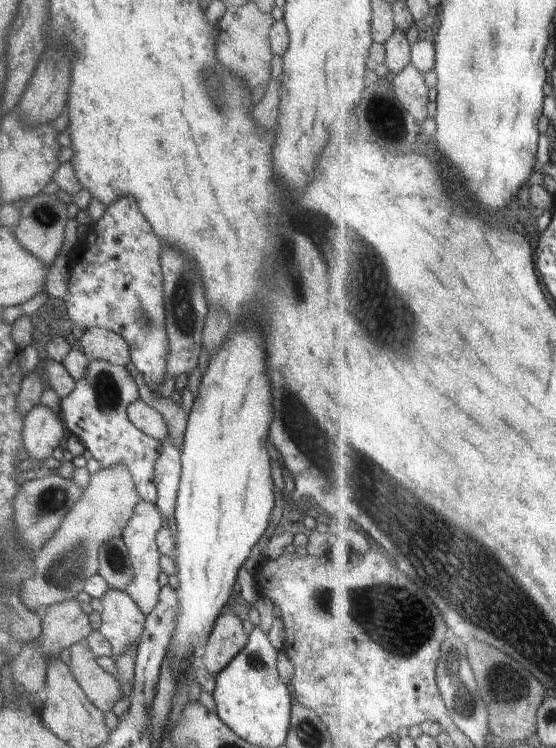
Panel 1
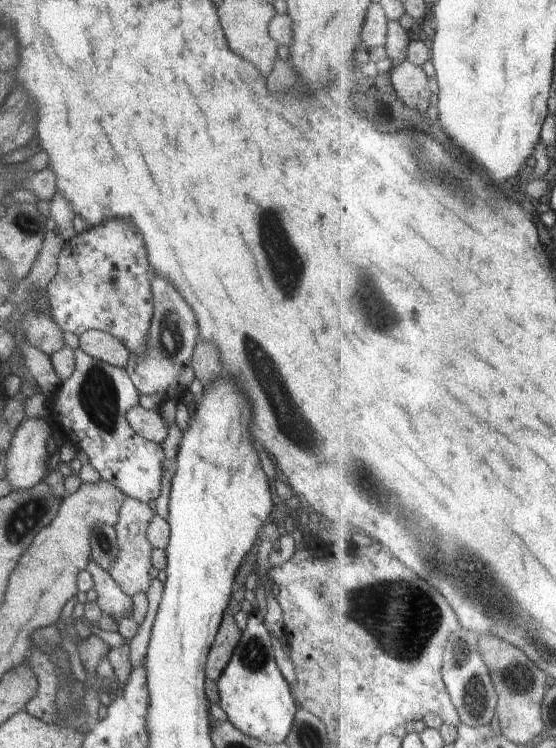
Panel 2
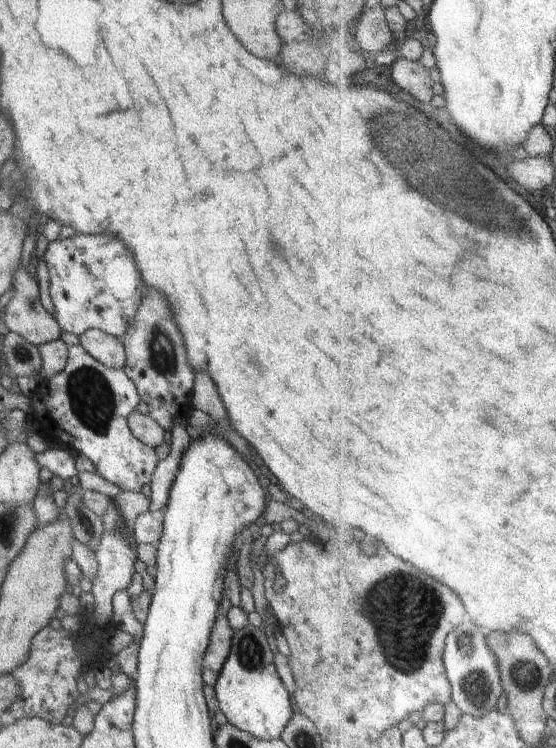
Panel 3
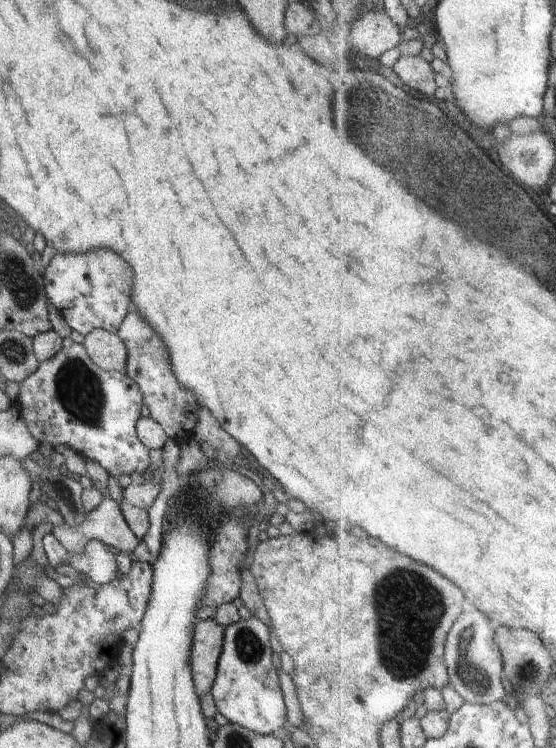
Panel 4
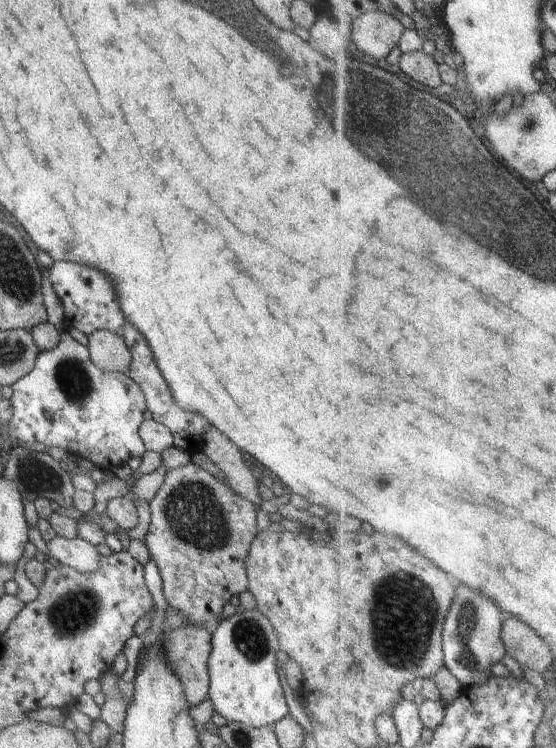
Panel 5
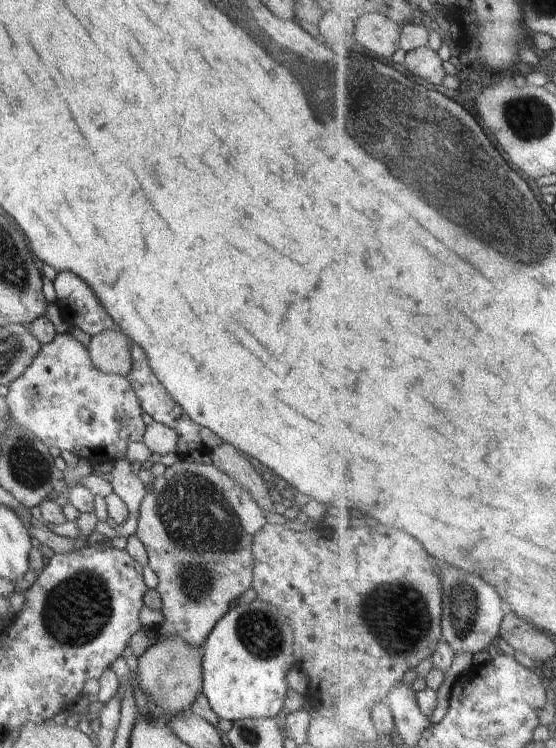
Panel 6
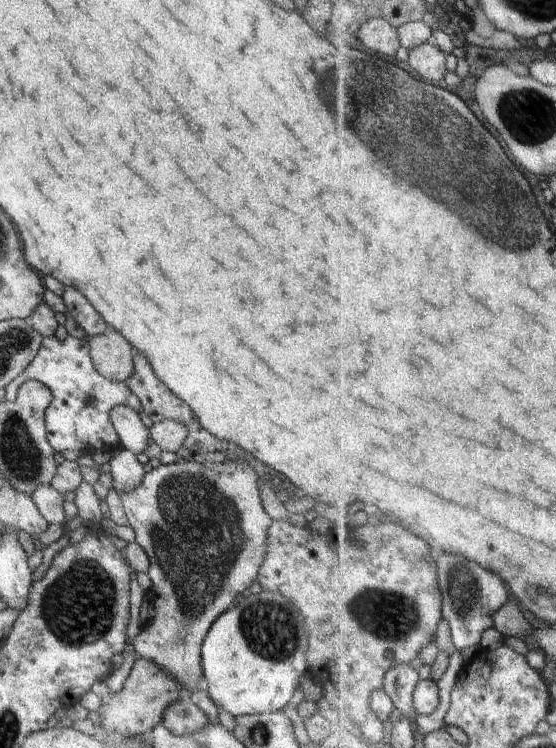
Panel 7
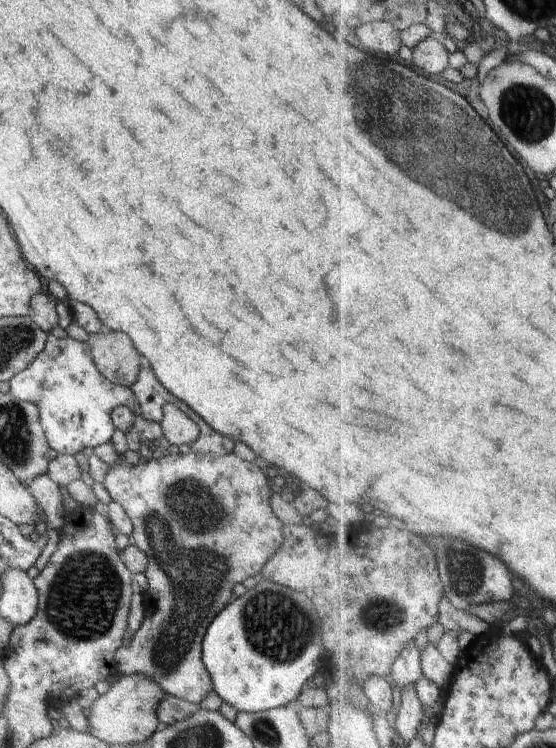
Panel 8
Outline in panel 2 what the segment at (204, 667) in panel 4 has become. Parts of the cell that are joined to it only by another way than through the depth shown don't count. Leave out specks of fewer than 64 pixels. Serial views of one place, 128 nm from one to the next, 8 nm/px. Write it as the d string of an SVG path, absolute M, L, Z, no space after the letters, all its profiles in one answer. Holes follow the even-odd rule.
M224 613L205 664L205 676L210 680L216 682L218 677L223 674L242 633L234 621L233 615Z

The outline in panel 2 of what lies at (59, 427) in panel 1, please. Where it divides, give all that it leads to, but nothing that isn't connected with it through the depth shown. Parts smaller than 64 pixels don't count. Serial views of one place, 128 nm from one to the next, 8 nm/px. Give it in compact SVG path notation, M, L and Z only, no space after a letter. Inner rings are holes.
M26 417L14 431L5 461L8 482L13 489L29 489L43 482L50 470L46 452L50 426L44 417Z

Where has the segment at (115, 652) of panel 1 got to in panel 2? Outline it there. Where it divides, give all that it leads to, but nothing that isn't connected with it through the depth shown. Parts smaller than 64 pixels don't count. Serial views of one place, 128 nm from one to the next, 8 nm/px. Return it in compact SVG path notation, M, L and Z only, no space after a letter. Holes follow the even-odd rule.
M91 558L87 570L94 581L97 603L104 616L116 620L116 626L120 625L121 619L124 620L132 614L132 599L128 596L110 576L107 570L98 566Z

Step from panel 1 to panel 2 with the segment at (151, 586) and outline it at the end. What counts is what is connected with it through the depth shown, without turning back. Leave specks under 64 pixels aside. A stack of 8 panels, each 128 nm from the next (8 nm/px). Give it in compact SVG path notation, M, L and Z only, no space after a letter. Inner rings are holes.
M126 497L120 507L118 522L114 526L120 554L108 572L114 582L131 597L134 594L140 594L140 592L147 593L148 588L150 588L150 581L153 579L148 572L152 568L151 552L154 548L147 540L146 531L154 515L152 505L147 505L138 499Z

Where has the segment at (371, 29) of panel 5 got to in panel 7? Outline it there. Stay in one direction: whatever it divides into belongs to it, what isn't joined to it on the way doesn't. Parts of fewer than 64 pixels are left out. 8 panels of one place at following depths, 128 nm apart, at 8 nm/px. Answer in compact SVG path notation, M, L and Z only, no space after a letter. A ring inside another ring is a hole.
M384 17L370 18L367 23L362 24L358 35L360 40L367 46L370 52L380 52L380 54L392 56L392 58L398 54L400 46L403 46L399 35L399 29L397 29L389 20L386 20Z

